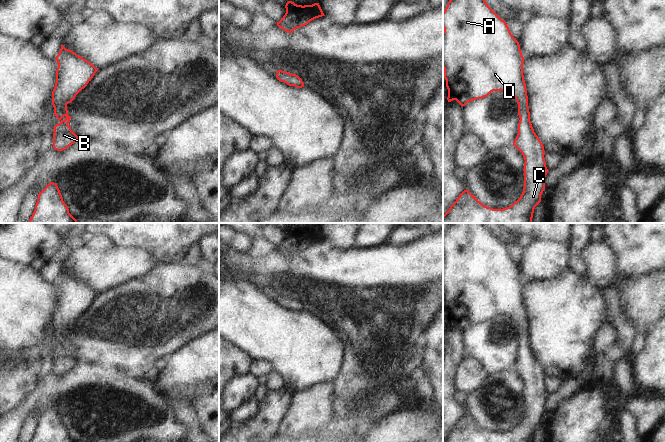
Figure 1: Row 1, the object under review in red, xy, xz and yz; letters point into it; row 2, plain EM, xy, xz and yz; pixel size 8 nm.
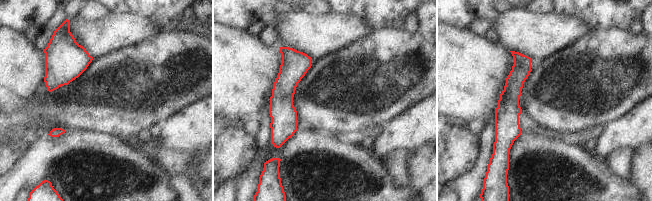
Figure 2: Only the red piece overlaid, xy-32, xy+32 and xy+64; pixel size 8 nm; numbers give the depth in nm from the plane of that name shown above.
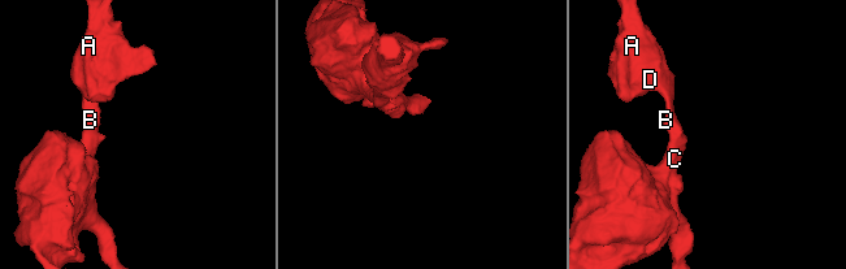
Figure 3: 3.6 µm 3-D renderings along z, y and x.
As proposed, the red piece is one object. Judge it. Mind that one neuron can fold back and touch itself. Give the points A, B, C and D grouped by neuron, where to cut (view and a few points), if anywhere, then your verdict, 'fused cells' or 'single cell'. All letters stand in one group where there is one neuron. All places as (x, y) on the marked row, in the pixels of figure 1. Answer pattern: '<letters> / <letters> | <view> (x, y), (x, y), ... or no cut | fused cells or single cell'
A B C D | no cut | single cell

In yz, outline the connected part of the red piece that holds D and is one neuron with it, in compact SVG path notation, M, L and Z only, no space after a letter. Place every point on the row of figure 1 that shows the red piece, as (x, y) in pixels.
M450 0L443 11L443 69L448 102L456 100L462 107L468 102L487 97L493 91L507 91L518 103L518 134L513 145L524 157L524 188L520 198L511 206L493 209L483 205L467 189L464 190L449 210L443 215L443 223L532 223L535 207L541 202L545 189L545 177L548 173L545 162L544 146L532 127L528 106L527 89L523 75L524 57L519 42L513 37L506 21L502 20L485 0Z

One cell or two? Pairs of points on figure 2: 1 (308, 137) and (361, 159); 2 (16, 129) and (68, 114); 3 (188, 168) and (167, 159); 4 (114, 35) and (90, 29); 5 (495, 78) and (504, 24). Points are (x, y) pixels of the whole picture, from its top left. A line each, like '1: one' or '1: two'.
1: one
2: one
3: one
4: one
5: two

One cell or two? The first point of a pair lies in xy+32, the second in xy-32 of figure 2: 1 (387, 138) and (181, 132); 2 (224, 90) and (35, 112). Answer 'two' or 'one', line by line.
1: one
2: two

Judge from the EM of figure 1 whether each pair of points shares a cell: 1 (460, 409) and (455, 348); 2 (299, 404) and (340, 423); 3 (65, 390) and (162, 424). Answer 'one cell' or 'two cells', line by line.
1: one cell
2: two cells
3: one cell

